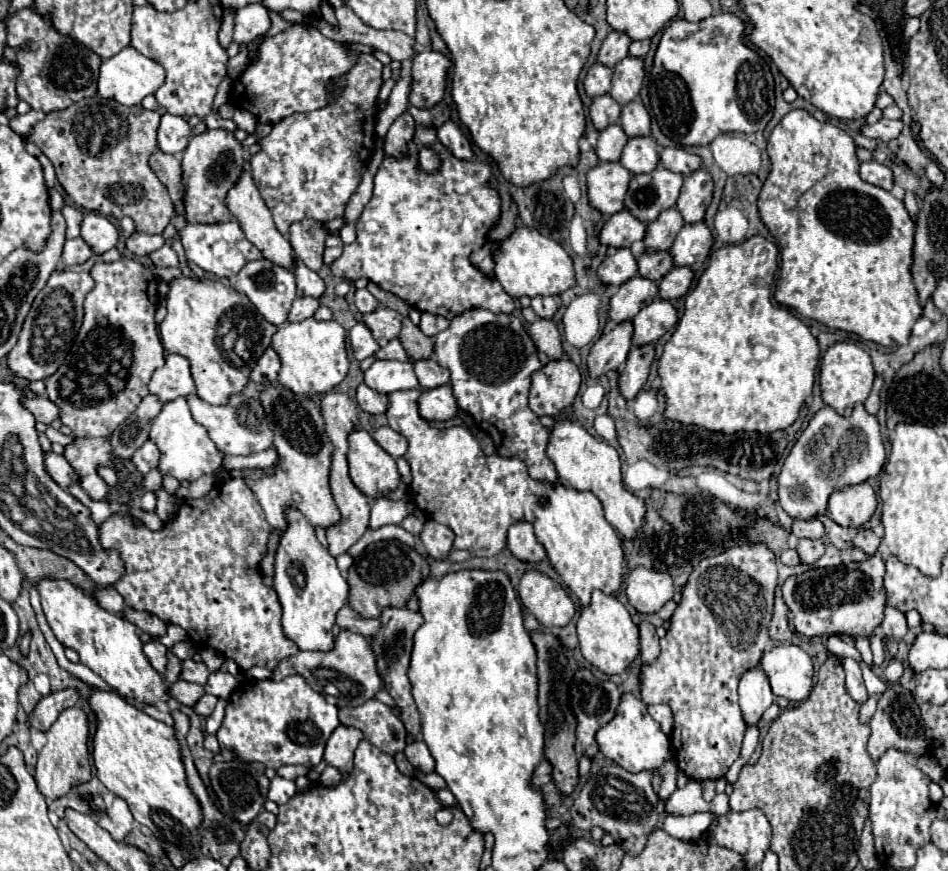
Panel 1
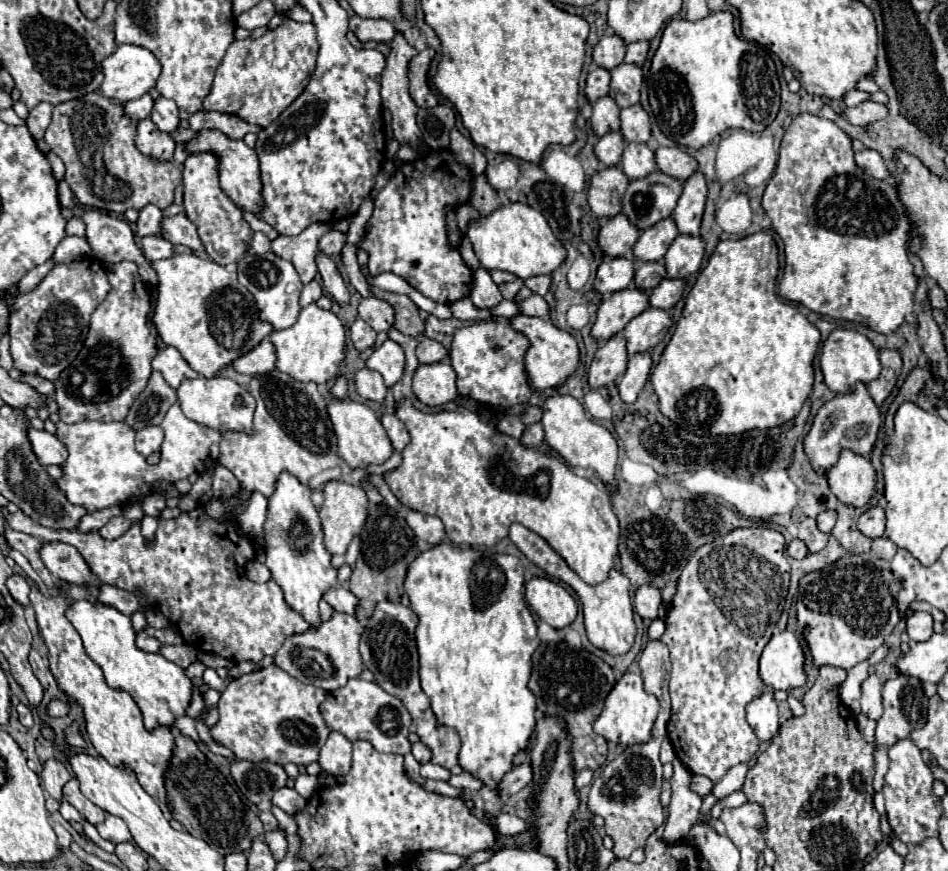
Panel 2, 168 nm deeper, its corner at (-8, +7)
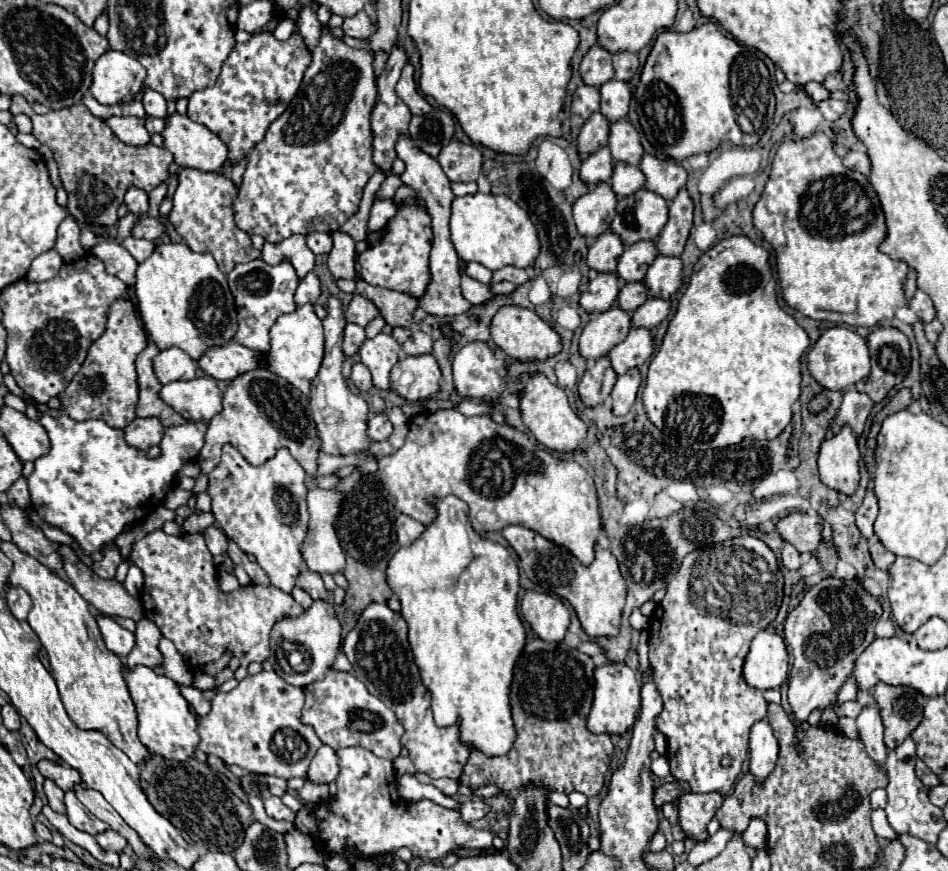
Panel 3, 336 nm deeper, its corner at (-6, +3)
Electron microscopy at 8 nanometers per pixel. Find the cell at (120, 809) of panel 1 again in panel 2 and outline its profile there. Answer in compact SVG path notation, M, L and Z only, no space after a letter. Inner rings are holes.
M105 813L105 821L97 825L97 831L103 839L111 841L111 843L125 843L125 841L133 841L129 829L127 829L127 823L115 815L109 815Z

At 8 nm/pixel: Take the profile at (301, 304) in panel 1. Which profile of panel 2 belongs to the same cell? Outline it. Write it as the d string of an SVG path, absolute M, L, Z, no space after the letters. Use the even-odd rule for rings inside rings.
M311 281L311 283L307 283L307 285L303 287L299 303L301 303L301 307L307 307L309 303L315 303L315 301L317 301L321 295L323 295L323 291L321 291L321 285L319 285L317 281Z

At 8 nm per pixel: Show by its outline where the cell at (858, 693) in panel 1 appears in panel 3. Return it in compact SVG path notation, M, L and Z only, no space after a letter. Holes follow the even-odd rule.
M865 707L857 717L857 729L859 729L859 739L863 741L869 757L877 761L877 765L885 771L887 747L883 743L883 721L881 721L879 709Z

